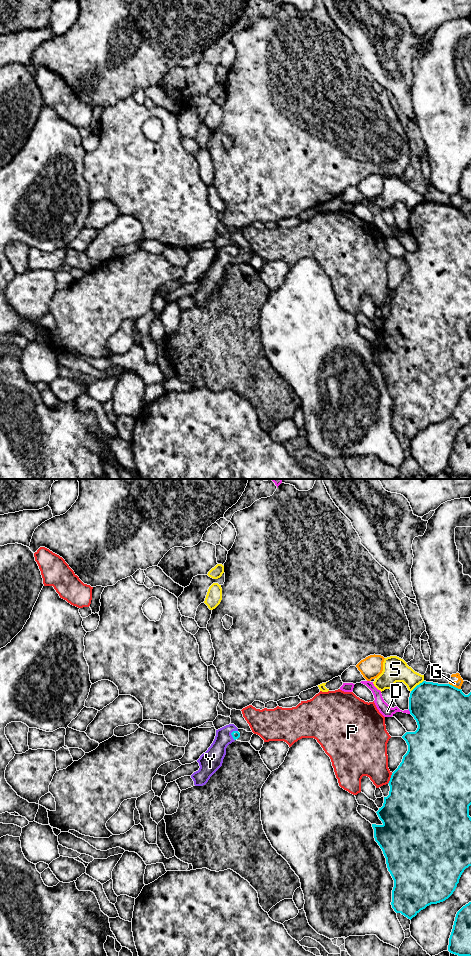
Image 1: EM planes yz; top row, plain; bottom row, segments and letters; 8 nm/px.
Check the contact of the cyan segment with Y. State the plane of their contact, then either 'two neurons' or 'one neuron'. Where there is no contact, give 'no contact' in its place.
meets cyan in yz; one neuron

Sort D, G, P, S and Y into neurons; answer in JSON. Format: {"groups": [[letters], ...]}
{"groups": [["D"], ["G"], ["P"], ["S"], ["Y"]]}

